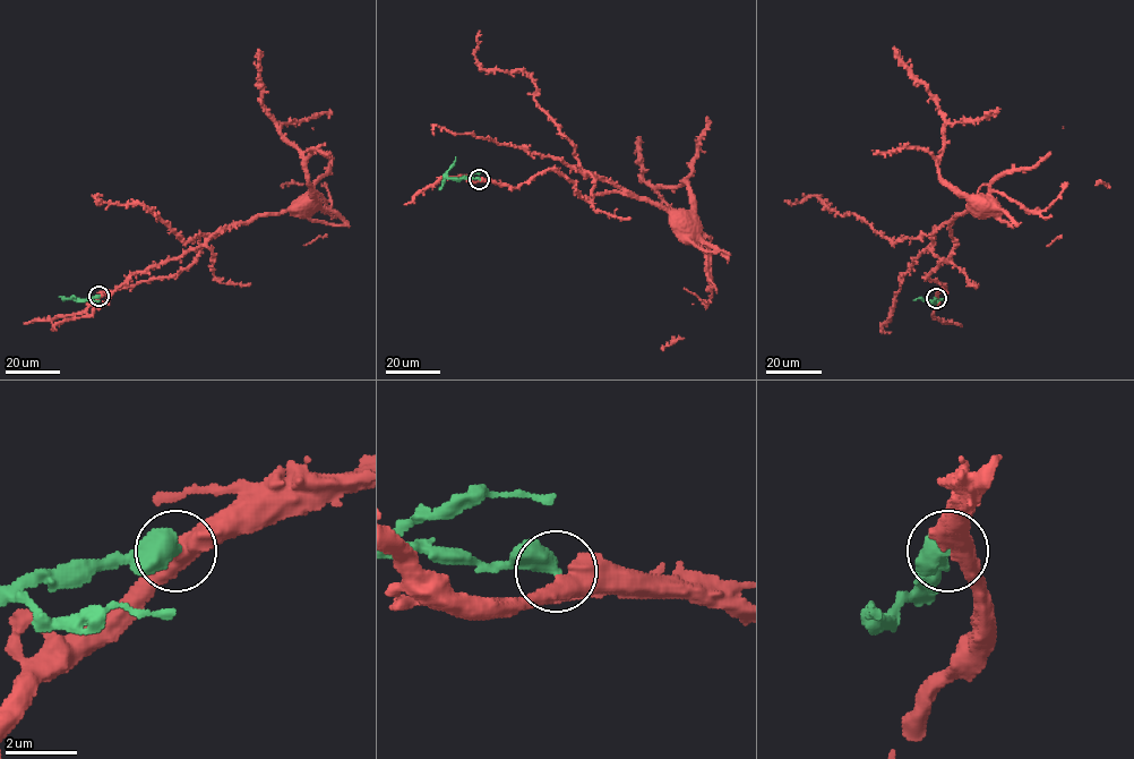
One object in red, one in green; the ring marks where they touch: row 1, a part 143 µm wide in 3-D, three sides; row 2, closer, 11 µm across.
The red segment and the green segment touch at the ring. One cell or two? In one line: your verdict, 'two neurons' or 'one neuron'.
two neurons

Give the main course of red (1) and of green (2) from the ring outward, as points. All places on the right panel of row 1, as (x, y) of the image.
1: (936, 298), (944, 286), (926, 278), (956, 244), (950, 222), (893, 242), (815, 196), (784, 199)
2: (936, 298), (934, 303), (913, 300)

